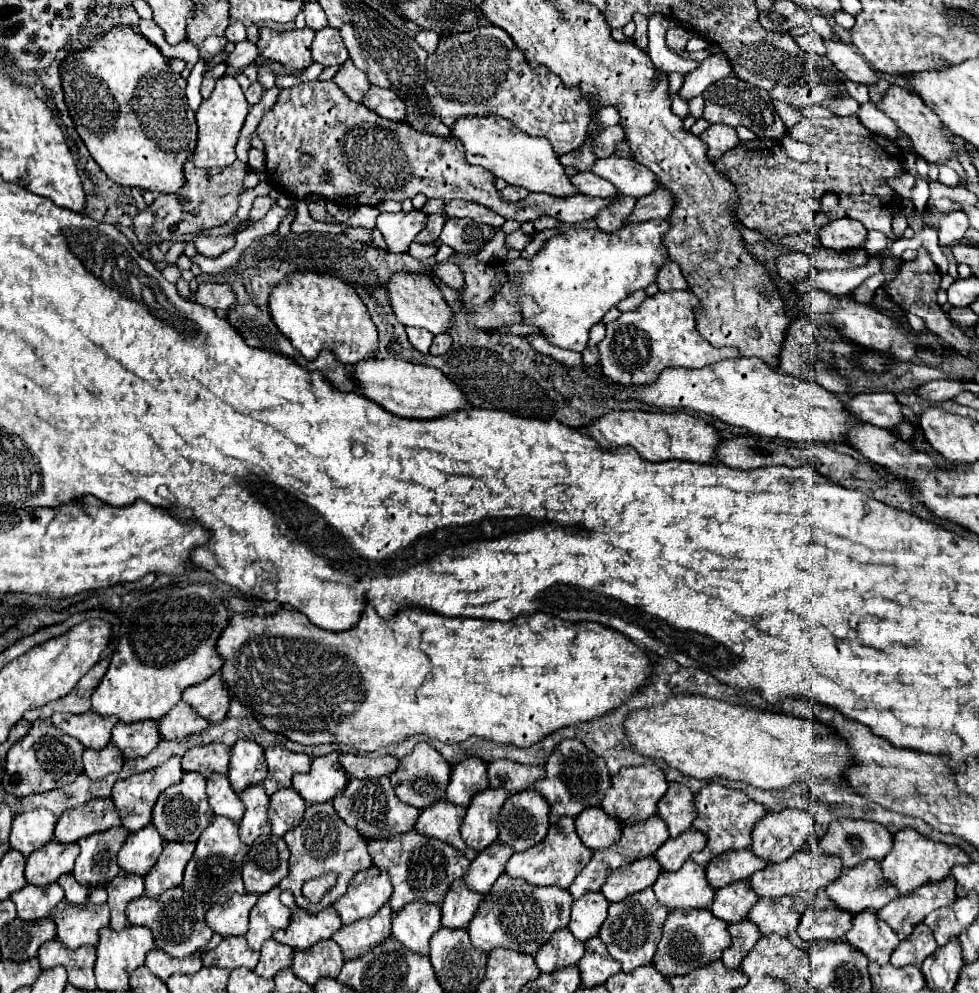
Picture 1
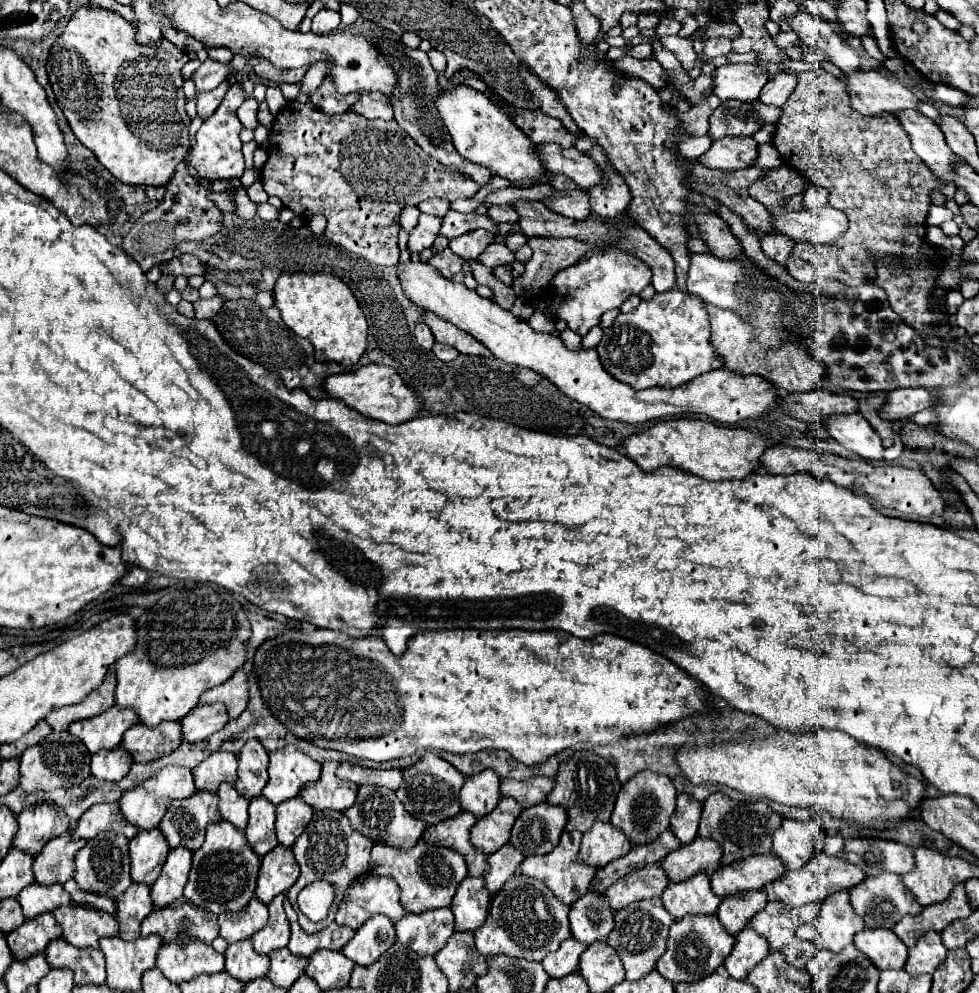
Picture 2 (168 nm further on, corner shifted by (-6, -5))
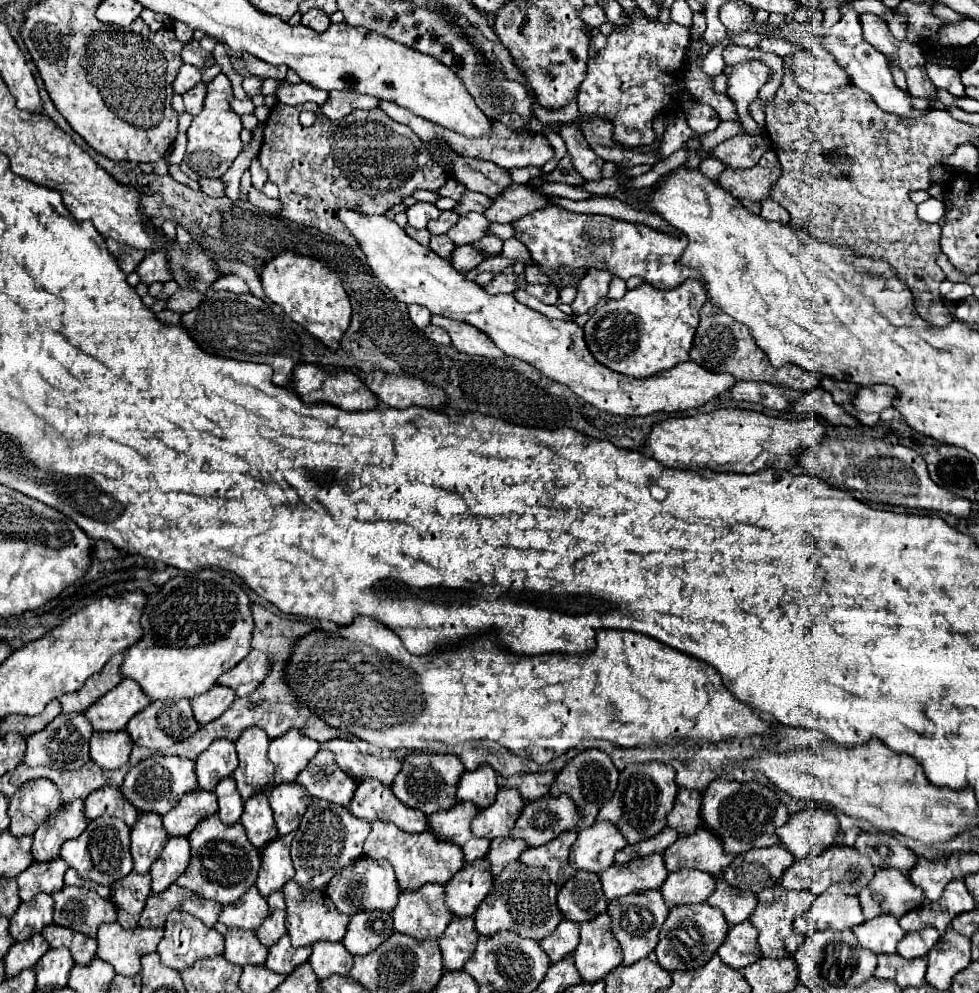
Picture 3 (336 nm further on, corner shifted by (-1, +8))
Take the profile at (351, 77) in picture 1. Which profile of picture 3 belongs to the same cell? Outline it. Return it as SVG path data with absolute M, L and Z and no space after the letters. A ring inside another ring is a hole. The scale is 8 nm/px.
M283 82L283 84L277 88L275 96L277 96L277 100L279 100L281 104L289 104L289 106L293 106L293 104L305 104L305 102L315 102L315 104L321 106L321 102L325 102L325 98L327 98L329 94L327 94L325 90L317 90L317 88L309 86L309 84L305 84L305 82L301 82L301 84L297 84L297 86Z

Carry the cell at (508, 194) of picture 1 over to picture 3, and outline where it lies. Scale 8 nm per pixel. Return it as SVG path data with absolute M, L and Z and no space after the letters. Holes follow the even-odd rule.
M467 190L467 192L461 196L459 204L453 208L453 212L457 212L457 214L467 214L469 210L473 210L473 212L483 212L489 204L491 204L491 198Z

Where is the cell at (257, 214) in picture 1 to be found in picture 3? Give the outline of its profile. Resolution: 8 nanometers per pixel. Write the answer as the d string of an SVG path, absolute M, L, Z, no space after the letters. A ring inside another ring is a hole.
M209 178L209 180L199 180L199 186L201 190L207 194L207 196L213 196L213 198L219 198L219 196L225 196L223 190L225 186L221 184L221 180L217 178Z

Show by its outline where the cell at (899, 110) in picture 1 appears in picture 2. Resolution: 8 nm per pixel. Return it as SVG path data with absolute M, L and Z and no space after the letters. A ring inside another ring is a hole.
M862 71L848 75L848 87L846 91L852 97L852 107L862 115L880 115L880 113L898 113L904 109L918 109L920 99L918 95L902 85L902 81L894 79L892 75L882 75L880 71Z

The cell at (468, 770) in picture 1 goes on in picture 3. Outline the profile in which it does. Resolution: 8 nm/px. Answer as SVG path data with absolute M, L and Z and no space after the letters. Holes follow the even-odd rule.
M479 766L477 770L465 772L459 788L457 798L461 802L473 802L479 808L487 808L495 802L499 784L497 784L497 772L491 766Z

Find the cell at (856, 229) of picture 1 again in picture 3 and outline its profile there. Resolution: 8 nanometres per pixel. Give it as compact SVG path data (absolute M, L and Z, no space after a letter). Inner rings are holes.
M767 150L767 154L753 166L745 170L723 170L717 178L717 182L731 192L739 200L753 200L759 202L771 194L773 182L781 174L779 158L773 150Z

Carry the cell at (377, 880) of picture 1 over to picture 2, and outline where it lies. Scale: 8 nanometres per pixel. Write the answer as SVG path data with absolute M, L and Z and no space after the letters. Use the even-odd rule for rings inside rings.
M364 875L350 885L336 911L336 923L358 929L370 915L388 915L398 921L406 911L400 905L400 887L390 877Z

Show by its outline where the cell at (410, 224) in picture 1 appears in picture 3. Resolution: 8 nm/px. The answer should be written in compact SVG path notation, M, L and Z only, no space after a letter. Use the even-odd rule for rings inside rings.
M415 202L411 208L407 208L407 218L413 228L427 228L427 222L435 220L439 214L441 210L429 202Z

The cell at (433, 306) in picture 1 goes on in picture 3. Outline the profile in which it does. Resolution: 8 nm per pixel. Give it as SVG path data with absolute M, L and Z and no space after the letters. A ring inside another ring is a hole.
M431 316L431 324L437 324L445 328L451 336L451 342L457 350L469 356L485 356L485 358L503 358L505 354L485 336L485 332L477 330L475 326L469 326L467 322L457 322L451 318L441 318L441 316Z

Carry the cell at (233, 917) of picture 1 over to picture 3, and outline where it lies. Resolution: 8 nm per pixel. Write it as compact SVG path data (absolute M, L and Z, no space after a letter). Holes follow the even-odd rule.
M253 888L247 890L237 902L223 906L219 922L223 922L229 928L257 930L265 918L267 918L267 902L259 894L259 890Z

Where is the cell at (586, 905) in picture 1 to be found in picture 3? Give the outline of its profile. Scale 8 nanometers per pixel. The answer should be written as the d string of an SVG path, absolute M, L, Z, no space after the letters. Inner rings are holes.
M579 870L575 876L571 876L557 894L559 910L563 912L563 918L573 922L585 922L591 918L597 918L607 910L607 900L601 890L599 876L593 872Z

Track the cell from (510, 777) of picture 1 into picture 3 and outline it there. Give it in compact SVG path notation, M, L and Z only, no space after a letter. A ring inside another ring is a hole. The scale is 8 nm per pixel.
M537 772L537 774L517 774L511 776L503 782L505 788L515 788L521 798L525 800L537 800L541 796L545 796L551 786L555 782L555 774L553 772Z

